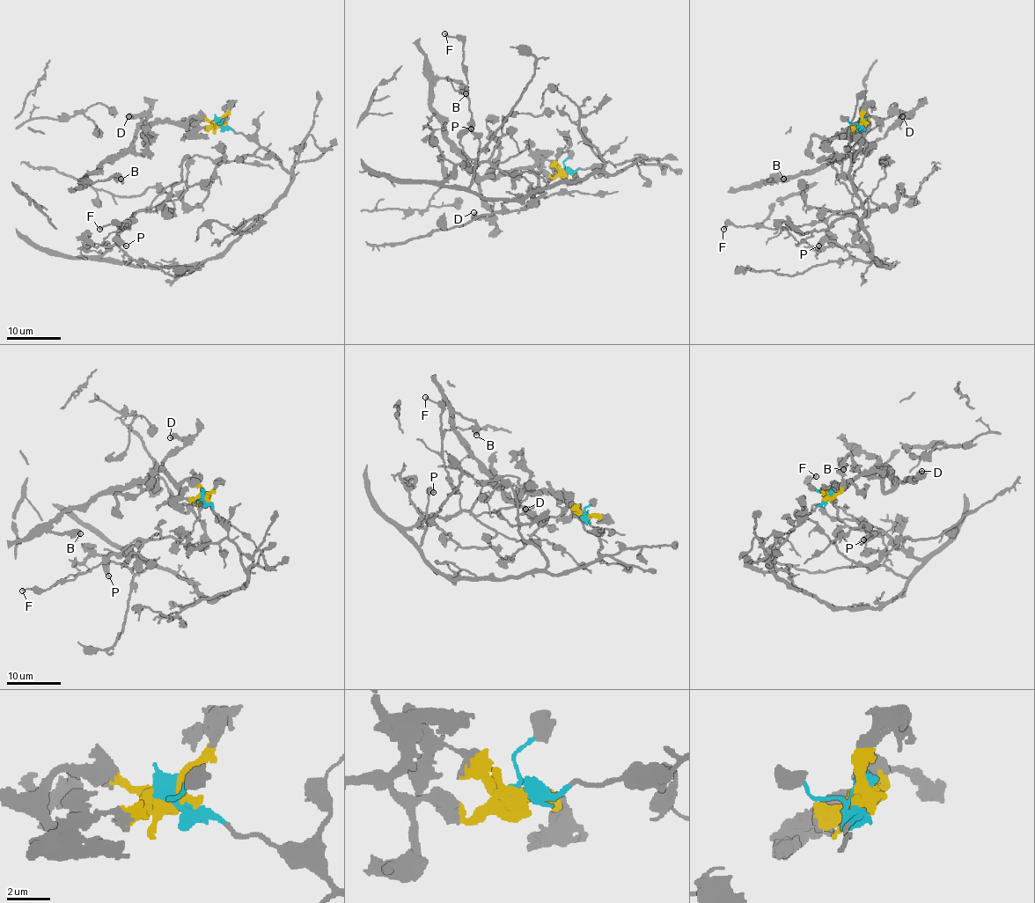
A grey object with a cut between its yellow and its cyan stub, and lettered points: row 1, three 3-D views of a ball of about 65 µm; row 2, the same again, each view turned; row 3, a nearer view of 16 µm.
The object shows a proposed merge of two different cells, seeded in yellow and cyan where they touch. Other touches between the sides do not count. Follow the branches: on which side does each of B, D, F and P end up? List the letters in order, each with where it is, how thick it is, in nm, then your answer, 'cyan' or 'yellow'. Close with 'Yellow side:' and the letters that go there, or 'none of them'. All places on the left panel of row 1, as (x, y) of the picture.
B: (121, 179) | 500 nm | yellow
D: (128, 116) | 280 nm | yellow
F: (99, 229) | 180 nm | cyan
P: (126, 245) | 320 nm | cyan
Yellow side: B, D

